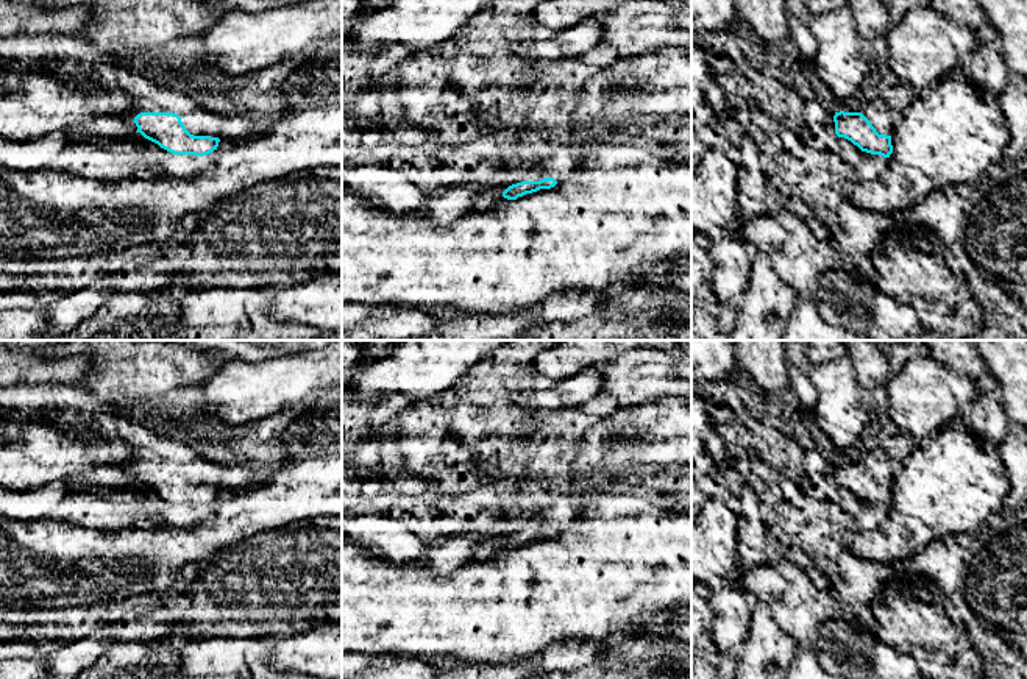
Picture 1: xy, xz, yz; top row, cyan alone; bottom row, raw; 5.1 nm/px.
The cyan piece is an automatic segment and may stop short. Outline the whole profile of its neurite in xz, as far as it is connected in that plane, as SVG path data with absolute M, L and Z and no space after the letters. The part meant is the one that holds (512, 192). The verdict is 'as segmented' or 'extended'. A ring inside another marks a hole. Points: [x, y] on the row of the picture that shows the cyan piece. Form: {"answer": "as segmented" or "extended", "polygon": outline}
{"answer": "as segmented", "polygon": "M543 178L540 181L521 181L521 183L509 186L503 192L503 197L507 200L517 200L518 197L537 192L540 189L551 189L556 184L557 184L557 181L554 178Z"}

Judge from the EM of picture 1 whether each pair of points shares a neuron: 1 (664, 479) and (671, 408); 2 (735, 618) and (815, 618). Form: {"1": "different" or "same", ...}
{"1": "same", "2": "different"}

